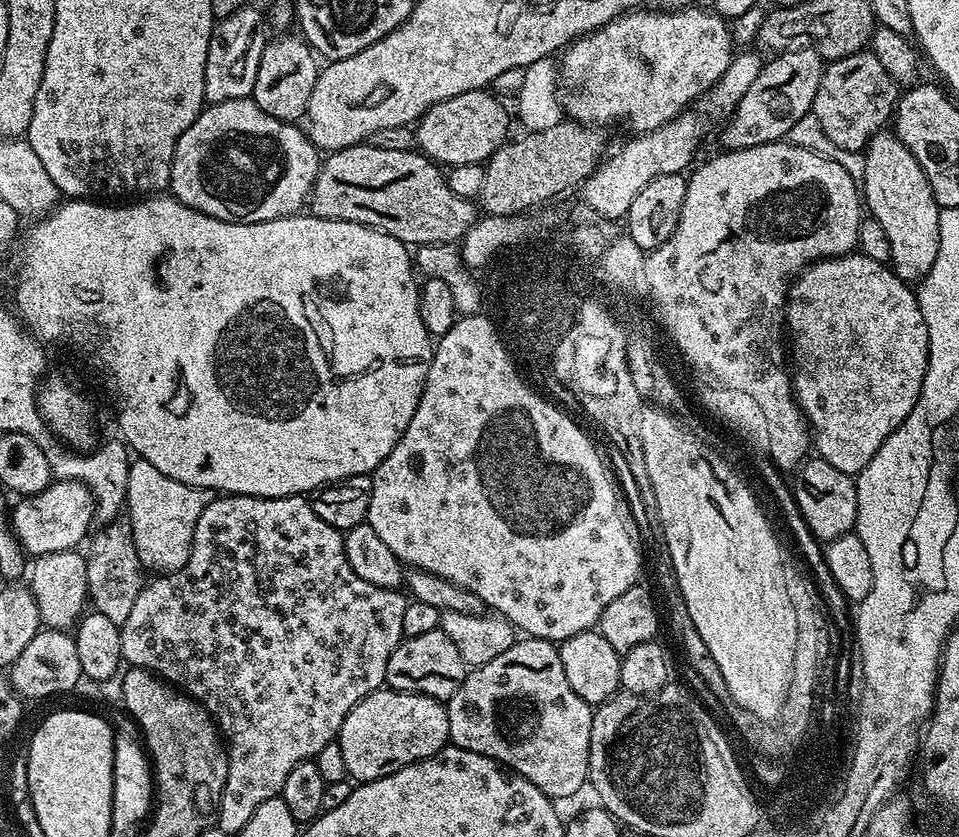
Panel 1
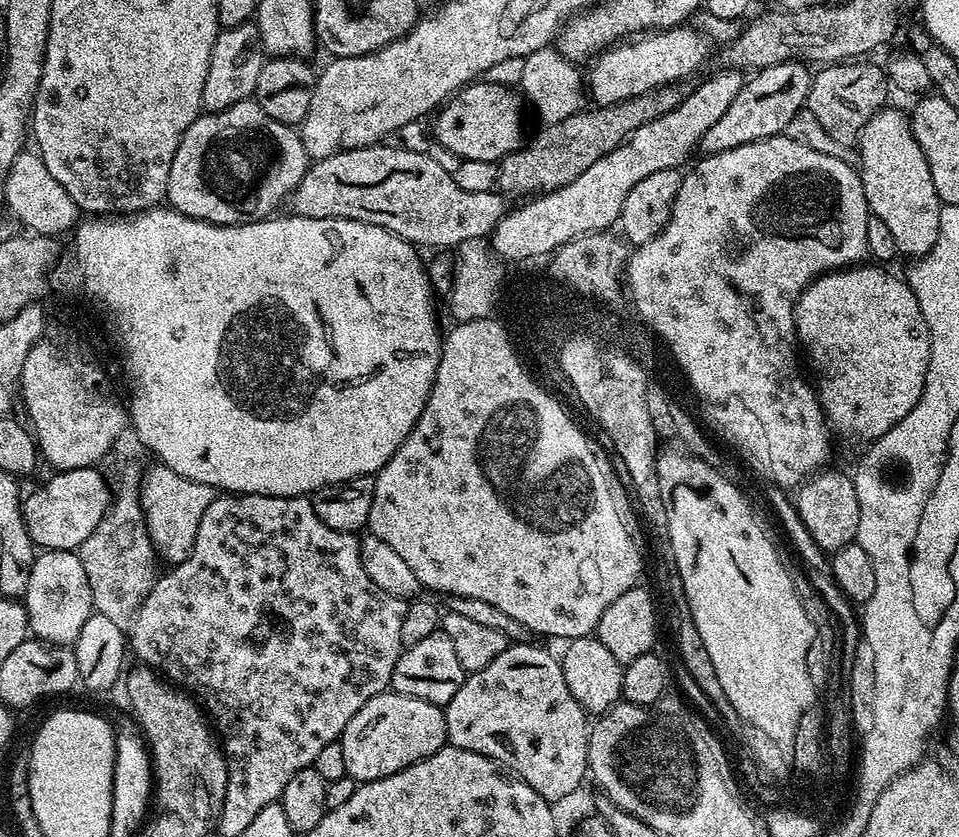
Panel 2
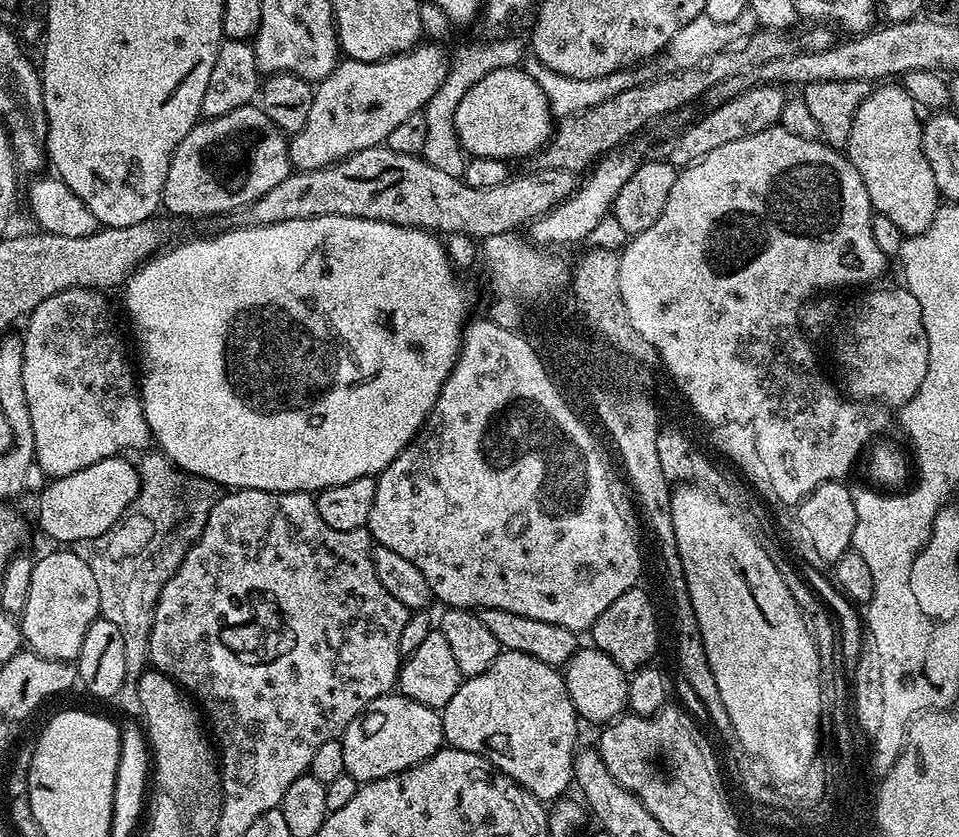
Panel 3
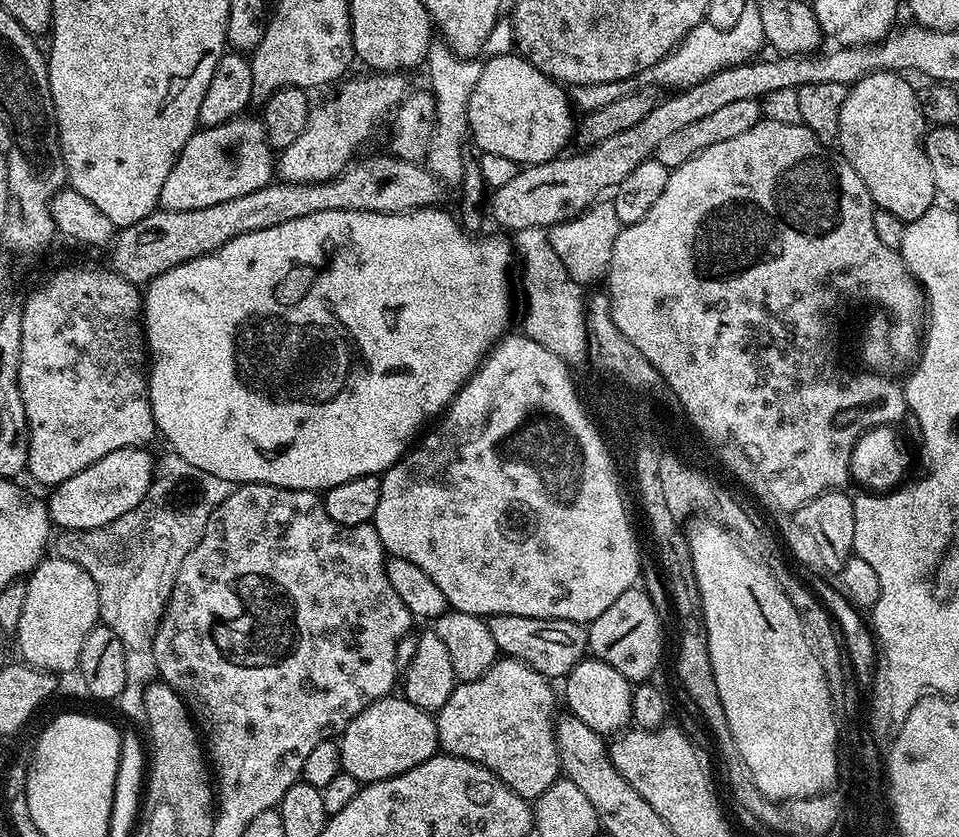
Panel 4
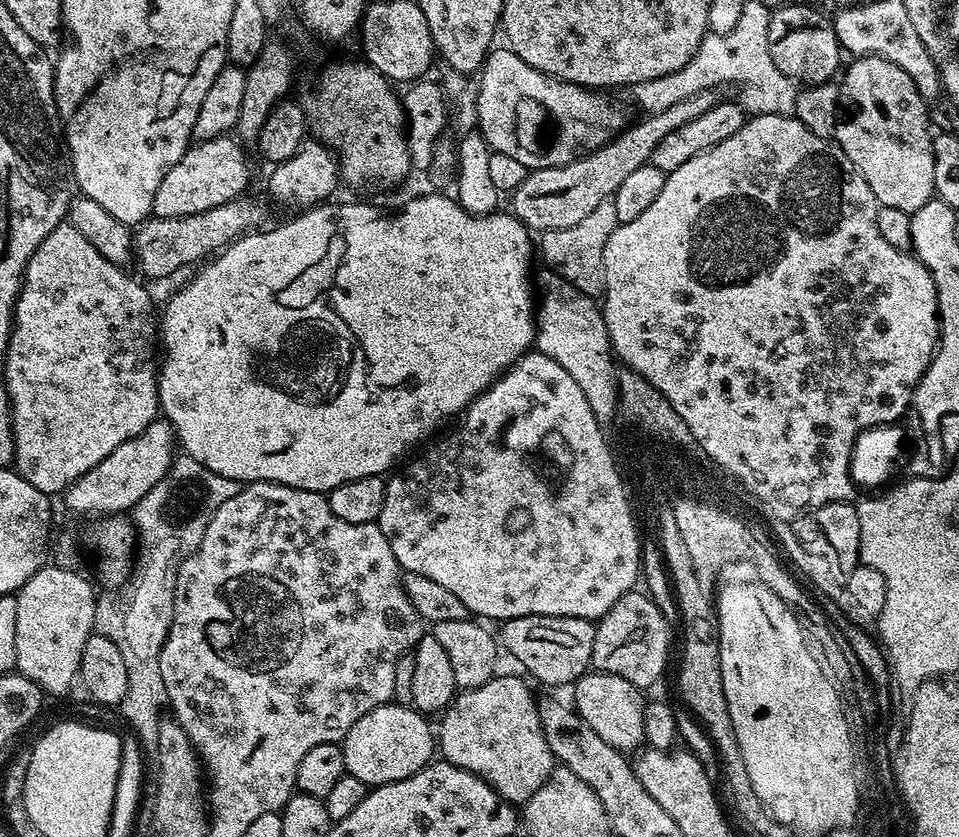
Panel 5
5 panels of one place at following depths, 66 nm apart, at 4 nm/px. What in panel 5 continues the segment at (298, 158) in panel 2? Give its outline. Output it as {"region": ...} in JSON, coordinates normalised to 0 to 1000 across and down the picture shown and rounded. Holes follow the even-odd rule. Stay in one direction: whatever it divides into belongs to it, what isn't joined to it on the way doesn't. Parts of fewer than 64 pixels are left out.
{"region":[[[241,161],[201,171],[177,208],[169,213],[161,232],[158,253],[166,260],[190,260],[247,238],[259,220],[259,191],[253,180],[250,168]]]}

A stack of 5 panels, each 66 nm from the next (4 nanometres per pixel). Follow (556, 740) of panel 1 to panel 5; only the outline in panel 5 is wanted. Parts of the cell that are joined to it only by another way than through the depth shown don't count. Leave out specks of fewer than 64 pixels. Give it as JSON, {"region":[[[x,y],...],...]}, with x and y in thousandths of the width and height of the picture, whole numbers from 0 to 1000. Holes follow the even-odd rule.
{"region":[[[514,806],[503,820],[483,823],[475,835],[463,847],[457,865],[457,898],[466,912],[502,927],[522,956],[535,963],[545,963],[574,930],[578,904],[569,891],[569,877],[565,877],[565,863],[559,847],[560,833],[551,823],[552,814],[545,806]]]}

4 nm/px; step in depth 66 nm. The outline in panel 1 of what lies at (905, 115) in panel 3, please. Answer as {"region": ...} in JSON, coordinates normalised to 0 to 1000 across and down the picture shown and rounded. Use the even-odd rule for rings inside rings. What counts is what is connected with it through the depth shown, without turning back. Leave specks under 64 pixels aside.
{"region":[[[919,155],[909,164],[906,170],[903,180],[899,186],[899,201],[901,196],[901,215],[899,210],[899,239],[907,252],[908,262],[920,265],[920,275],[924,275],[924,284],[928,284],[928,303],[930,305],[928,312],[928,319],[933,325],[936,332],[948,337],[958,337],[962,335],[964,329],[970,323],[970,318],[974,318],[974,308],[978,308],[978,284],[980,283],[980,276],[978,275],[978,265],[980,264],[980,247],[978,241],[974,237],[974,227],[970,227],[970,217],[966,217],[966,208],[961,203],[961,198],[957,198],[957,194],[953,189],[953,184],[949,184],[949,179],[945,179],[943,171],[934,164],[933,157]]]}

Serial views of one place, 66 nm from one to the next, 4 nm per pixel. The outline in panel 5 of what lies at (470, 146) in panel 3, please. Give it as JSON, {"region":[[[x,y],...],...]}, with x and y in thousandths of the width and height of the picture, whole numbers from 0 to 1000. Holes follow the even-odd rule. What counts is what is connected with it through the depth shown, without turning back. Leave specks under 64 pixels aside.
{"region":[[[529,55],[514,56],[513,61],[509,63],[509,68],[505,72],[505,80],[498,87],[501,94],[501,106],[496,110],[496,143],[498,154],[505,167],[509,171],[510,178],[514,182],[522,182],[530,185],[531,189],[536,189],[539,194],[544,194],[544,198],[551,202],[556,201],[572,201],[574,198],[586,198],[593,196],[595,191],[601,190],[602,185],[608,183],[610,179],[618,177],[627,177],[629,172],[634,171],[639,162],[651,157],[653,152],[653,142],[651,143],[651,134],[642,124],[637,124],[633,119],[631,111],[626,108],[614,108],[605,100],[596,100],[593,96],[583,96],[580,91],[571,91],[567,86],[557,84],[557,79],[553,79],[548,74],[544,74],[544,69],[540,69],[540,65],[536,65],[534,59]]]}

